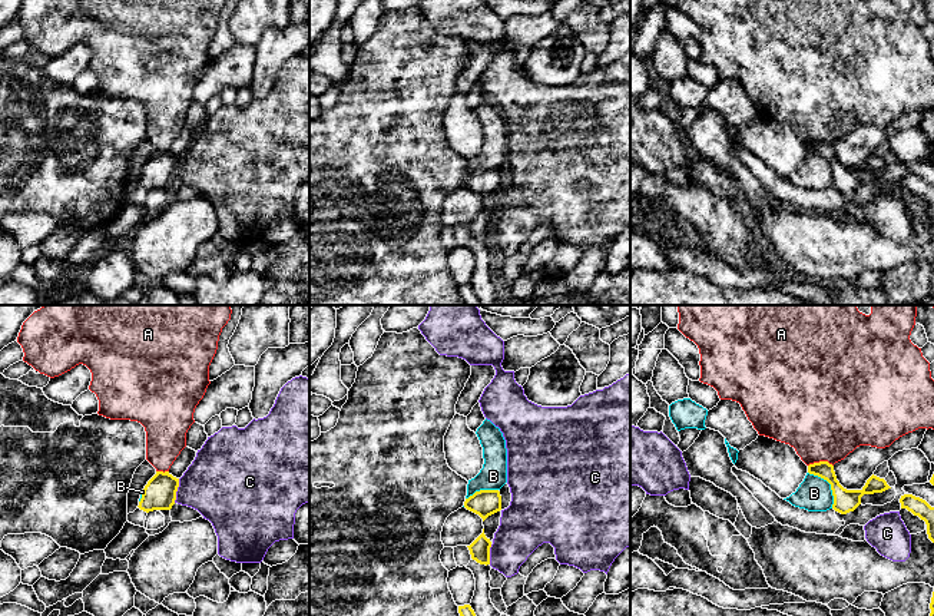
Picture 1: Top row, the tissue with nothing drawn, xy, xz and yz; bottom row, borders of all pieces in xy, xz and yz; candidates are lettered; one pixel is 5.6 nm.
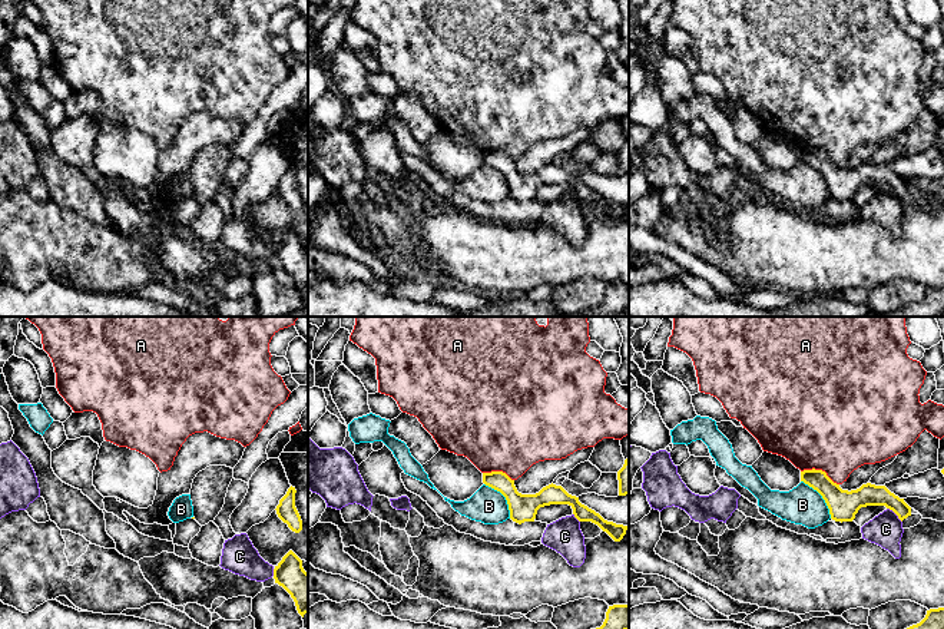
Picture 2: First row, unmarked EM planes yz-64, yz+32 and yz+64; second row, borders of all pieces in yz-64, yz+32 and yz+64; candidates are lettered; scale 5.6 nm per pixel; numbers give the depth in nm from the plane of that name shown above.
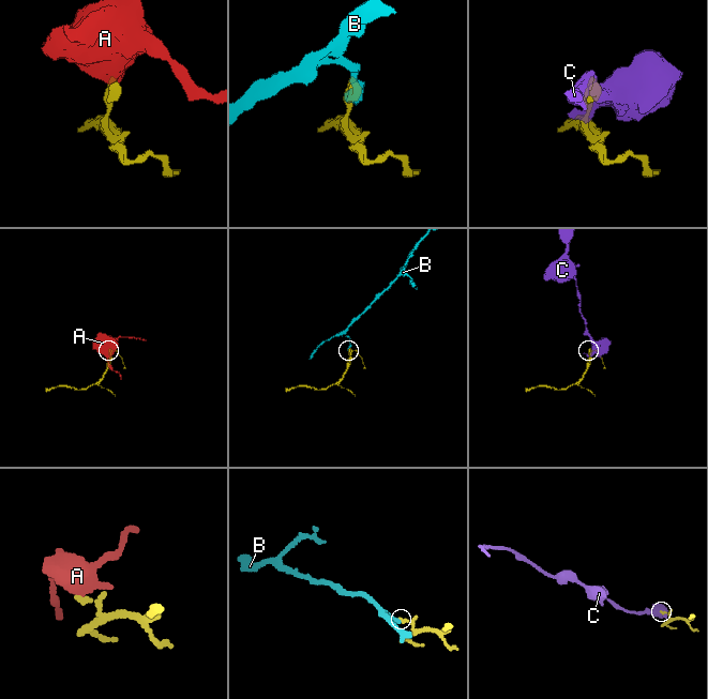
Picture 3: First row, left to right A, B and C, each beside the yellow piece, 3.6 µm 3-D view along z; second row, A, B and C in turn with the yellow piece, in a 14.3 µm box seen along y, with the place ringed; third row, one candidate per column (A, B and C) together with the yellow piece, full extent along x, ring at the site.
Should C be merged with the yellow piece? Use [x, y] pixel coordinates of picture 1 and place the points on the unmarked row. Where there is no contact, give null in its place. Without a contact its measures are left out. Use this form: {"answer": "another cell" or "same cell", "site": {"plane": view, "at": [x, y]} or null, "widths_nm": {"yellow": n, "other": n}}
{"answer": "another cell", "site": {"plane": "xy", "at": [176, 169]}, "widths_nm": {"yellow": 180, "other": 400}}

